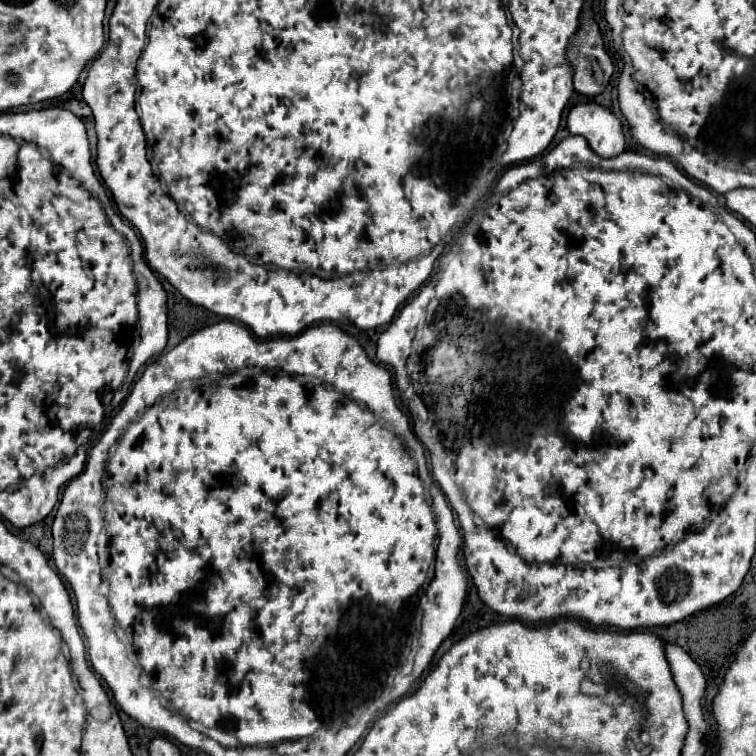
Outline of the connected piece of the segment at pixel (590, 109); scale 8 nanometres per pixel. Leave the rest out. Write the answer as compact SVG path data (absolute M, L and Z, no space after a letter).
M581 103L569 109L567 129L571 135L587 139L589 147L599 157L615 157L625 151L621 121L597 103Z

